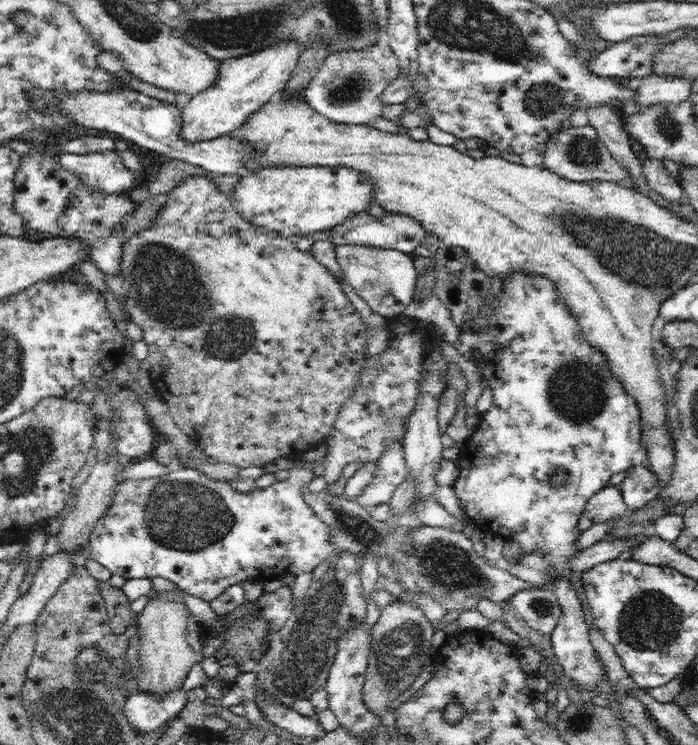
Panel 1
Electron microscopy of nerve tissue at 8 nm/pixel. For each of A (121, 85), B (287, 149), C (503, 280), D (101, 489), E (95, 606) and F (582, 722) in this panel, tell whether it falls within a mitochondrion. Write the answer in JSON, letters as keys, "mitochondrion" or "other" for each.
{"A":"other","B":"other","C":"other","D":"other","E":"other","F":"mitochondrion"}

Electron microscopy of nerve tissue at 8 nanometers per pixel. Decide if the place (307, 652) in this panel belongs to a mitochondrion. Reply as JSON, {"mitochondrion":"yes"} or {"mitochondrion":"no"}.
{"mitochondrion":"yes"}

